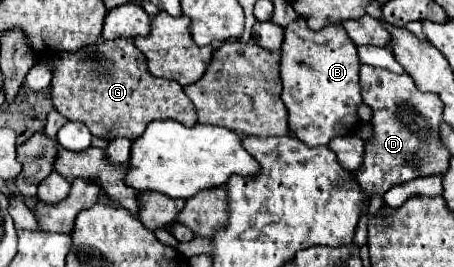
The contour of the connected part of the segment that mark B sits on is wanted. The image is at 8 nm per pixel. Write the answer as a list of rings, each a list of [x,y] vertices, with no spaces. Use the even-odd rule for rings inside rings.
[[[301,18],[289,24],[289,28],[285,28],[285,40],[281,46],[281,84],[283,84],[281,100],[285,102],[289,112],[291,134],[295,134],[307,146],[329,144],[329,140],[335,136],[355,134],[351,130],[355,126],[359,128],[357,106],[363,102],[359,86],[359,68],[361,62],[357,56],[357,48],[349,40],[343,26],[337,24],[337,28],[323,28],[321,32],[313,32]]]

